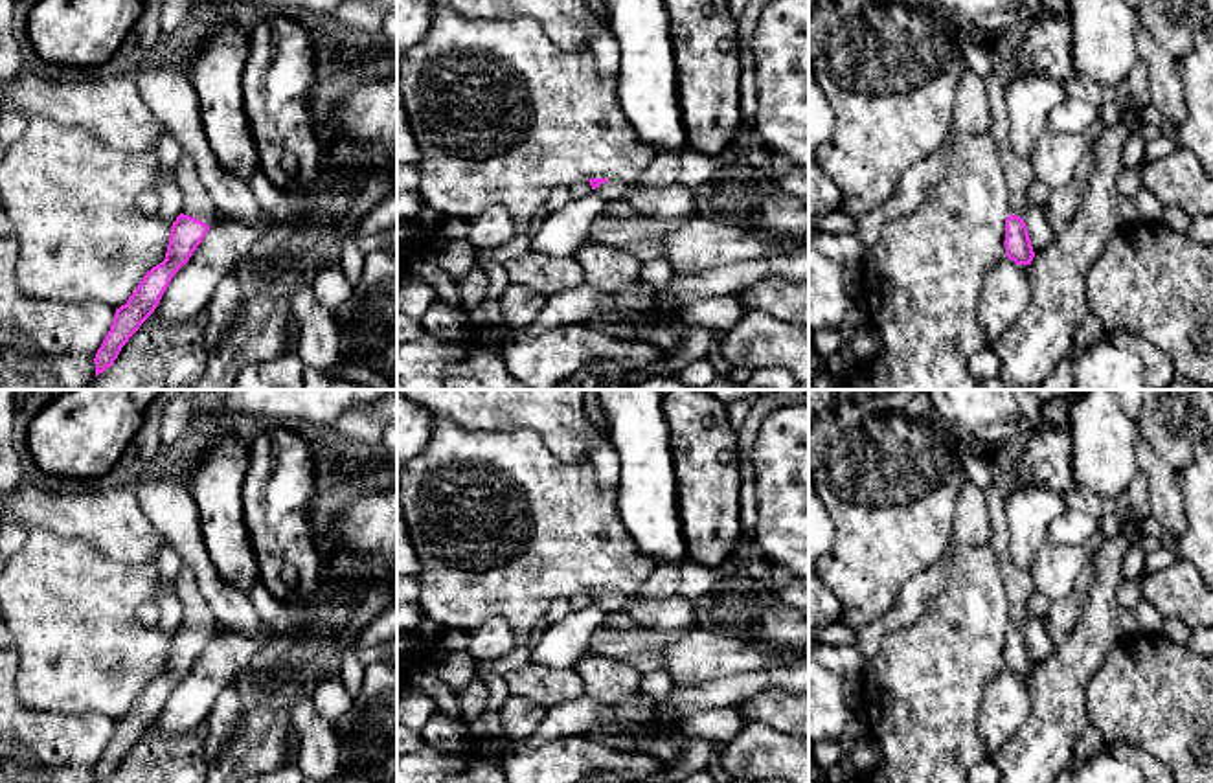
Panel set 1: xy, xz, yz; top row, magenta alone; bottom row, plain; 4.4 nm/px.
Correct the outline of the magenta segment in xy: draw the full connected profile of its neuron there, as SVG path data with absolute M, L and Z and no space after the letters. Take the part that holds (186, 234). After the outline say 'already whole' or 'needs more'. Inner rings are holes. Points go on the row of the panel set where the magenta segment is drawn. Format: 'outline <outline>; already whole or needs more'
outline M182 153L175 165L175 182L184 204L182 213L171 226L165 259L153 267L127 303L116 309L110 331L94 358L96 377L114 364L121 347L154 312L173 276L189 261L219 211L198 178L195 160L187 153Z; needs more

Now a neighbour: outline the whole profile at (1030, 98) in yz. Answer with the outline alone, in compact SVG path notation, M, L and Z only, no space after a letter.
M1016 72L1007 81L1009 143L1020 158L1029 160L1037 140L1046 130L1051 108L1062 103L1068 94L1064 85L1044 75Z

